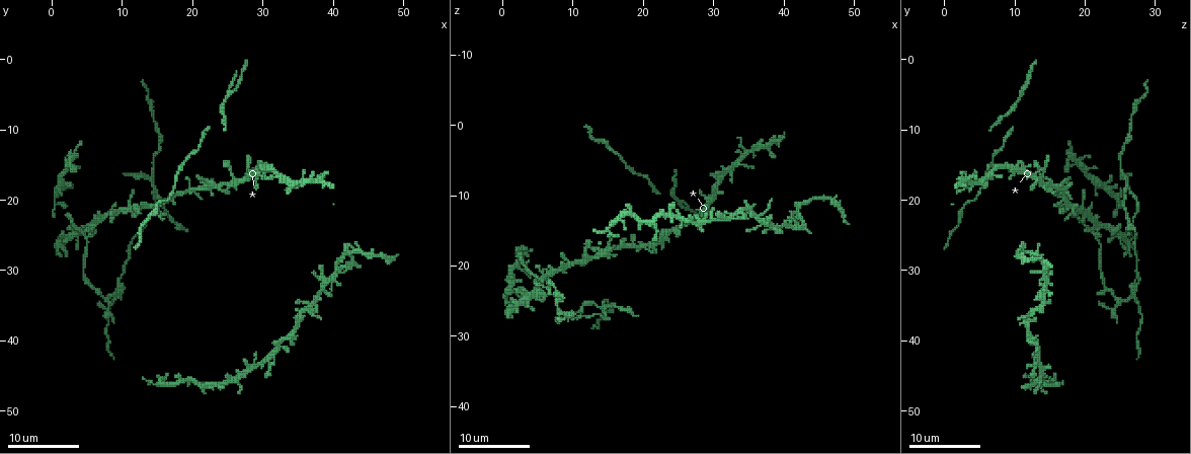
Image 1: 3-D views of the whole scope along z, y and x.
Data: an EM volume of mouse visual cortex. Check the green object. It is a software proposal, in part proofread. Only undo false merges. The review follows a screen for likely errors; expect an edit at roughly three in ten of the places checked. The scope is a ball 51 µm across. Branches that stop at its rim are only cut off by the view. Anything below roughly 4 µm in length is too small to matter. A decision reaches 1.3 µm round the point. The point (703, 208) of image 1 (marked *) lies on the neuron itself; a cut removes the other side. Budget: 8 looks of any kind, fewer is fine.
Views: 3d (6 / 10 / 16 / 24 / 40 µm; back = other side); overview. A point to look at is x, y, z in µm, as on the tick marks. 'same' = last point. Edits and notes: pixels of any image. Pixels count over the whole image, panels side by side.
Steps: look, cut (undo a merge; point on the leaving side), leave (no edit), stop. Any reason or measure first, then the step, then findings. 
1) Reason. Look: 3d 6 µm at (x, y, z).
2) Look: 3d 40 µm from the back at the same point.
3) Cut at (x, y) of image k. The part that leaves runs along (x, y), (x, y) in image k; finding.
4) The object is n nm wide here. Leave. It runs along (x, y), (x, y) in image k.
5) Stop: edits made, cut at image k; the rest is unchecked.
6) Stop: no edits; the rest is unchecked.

Three-way junction. Look: 3d 6 µm at (30.5, 16.0, 7.5).

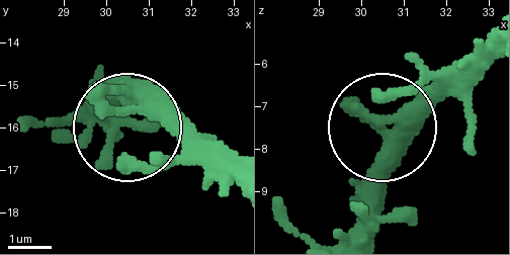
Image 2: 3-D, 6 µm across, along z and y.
3 arms meet here. Leave. All the same neuron.

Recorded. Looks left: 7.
Three-way junction. Look: 3d 16 µm at (14.5, 18.0, 26.0).

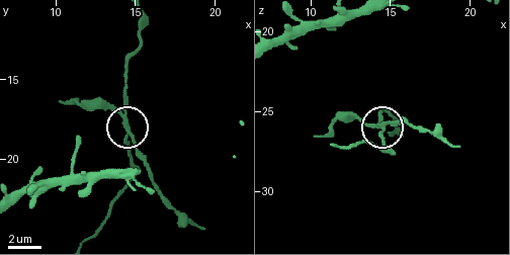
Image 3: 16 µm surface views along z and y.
The side arm is 9 µm long. Cut at (109, 104) of image 3. The part that leaves runs along (126, 125), (136, 152), (150, 169), (159, 193), (202, 229) in image 3; a second neuron is stuck on.

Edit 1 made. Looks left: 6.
Look: overview.

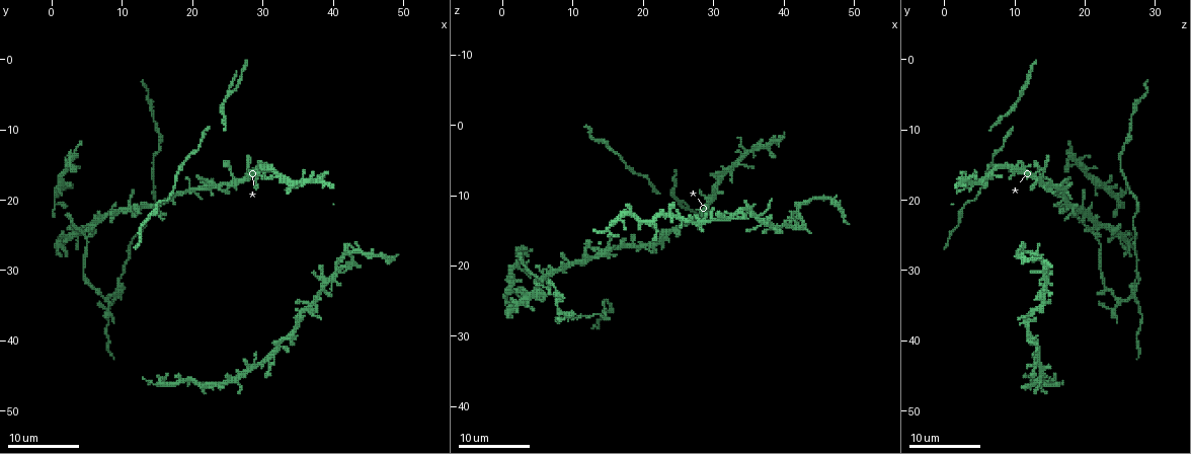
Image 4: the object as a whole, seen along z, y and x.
Two arms in line, one across. Look: 3d 16 µm at (42.5, 27.0, 11.5).

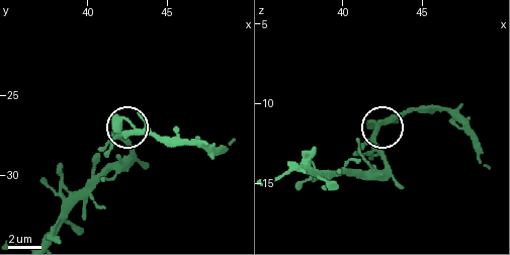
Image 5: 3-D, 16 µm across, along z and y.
The object is 320 nm wide here. Leave. One neuron here.

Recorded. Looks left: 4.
Calibre changes. Look: 3d 10 µm at (25.0, 6.0, 10.5).

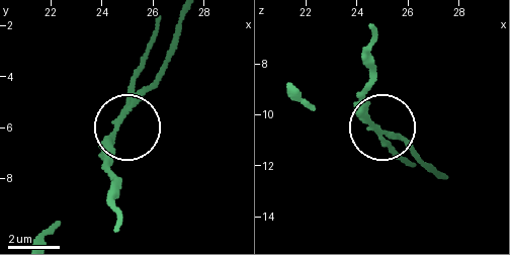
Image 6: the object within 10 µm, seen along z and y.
Look: 3d 6 µm at (24.6, 6.0, 10.4).

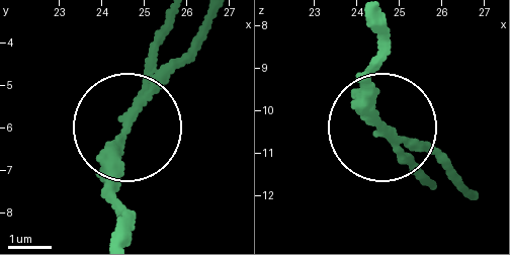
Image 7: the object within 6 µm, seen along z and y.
Cut at (107, 163) of image 7. The part that leaves runs along (132, 109), (113, 182), (120, 237) in image 7; two neurons meet here.

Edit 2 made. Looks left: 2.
Stop: edits made, cut at image 3, cut at image 7; the rest is unchecked.

